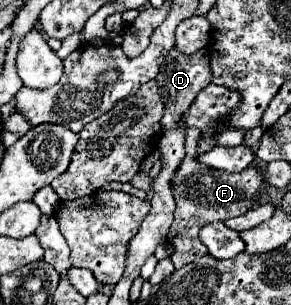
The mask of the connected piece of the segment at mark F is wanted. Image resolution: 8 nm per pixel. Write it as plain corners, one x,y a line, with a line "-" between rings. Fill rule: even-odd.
186,129
186,141
184,141
186,157
172,179
172,195
176,199
176,209
174,209
174,223
170,227
168,241
174,247
174,255
170,259
176,269
182,269
184,265
190,265
192,261
208,253
206,245
198,237
204,225
214,223
214,221
226,221
234,215
254,209
256,205
260,205
260,199
264,197
266,185
268,185
262,171
256,167
246,167
240,173
228,173
228,171
206,167
204,163
196,161
198,137
200,137
199,129

